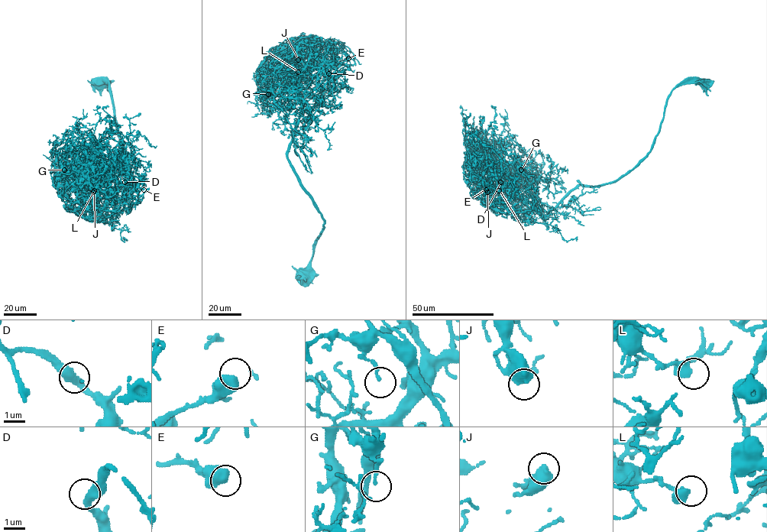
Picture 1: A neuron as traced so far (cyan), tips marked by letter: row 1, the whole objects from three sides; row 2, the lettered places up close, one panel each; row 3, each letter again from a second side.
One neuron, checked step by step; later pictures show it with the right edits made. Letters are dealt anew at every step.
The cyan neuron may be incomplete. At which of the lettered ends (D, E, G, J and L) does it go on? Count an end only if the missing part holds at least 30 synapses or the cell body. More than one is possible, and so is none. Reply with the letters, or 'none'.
J

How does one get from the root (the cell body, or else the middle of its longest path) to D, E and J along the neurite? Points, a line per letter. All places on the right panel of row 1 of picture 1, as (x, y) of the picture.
D: (703, 82), (672, 91), (652, 148), (610, 183), (545, 212), (508, 186), (493, 150), (500, 182)
E: (703, 82), (672, 91), (652, 148), (610, 183), (577, 185), (548, 212), (493, 170), (486, 189)
J: (703, 82), (672, 91), (652, 148), (613, 181), (577, 185), (548, 212), (522, 200), (493, 170), (487, 192)

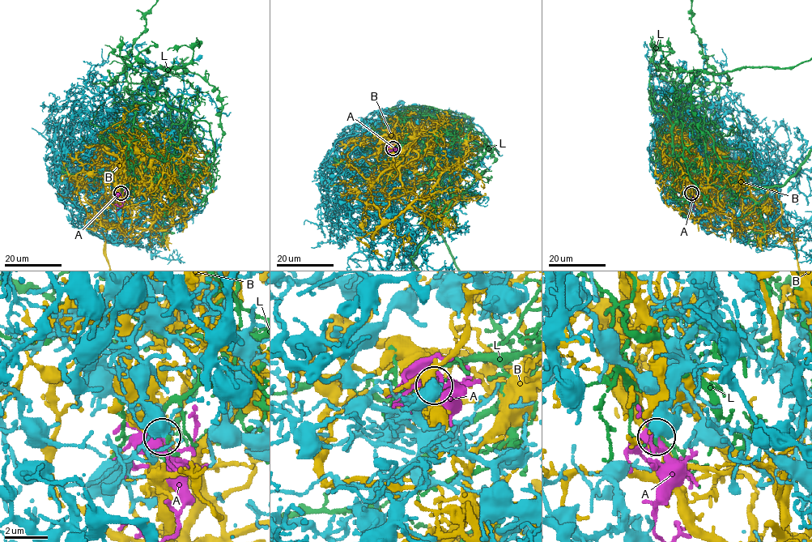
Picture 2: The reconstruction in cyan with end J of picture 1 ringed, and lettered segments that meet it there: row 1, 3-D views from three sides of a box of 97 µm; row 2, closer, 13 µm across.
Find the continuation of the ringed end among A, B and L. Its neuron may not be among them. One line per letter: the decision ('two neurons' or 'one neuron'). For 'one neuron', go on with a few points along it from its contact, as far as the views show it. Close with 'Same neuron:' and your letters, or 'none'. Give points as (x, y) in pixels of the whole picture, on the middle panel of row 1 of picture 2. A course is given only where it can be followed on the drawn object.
A: one neuron
B: two neurons
L: two neurons
Same neuron: A

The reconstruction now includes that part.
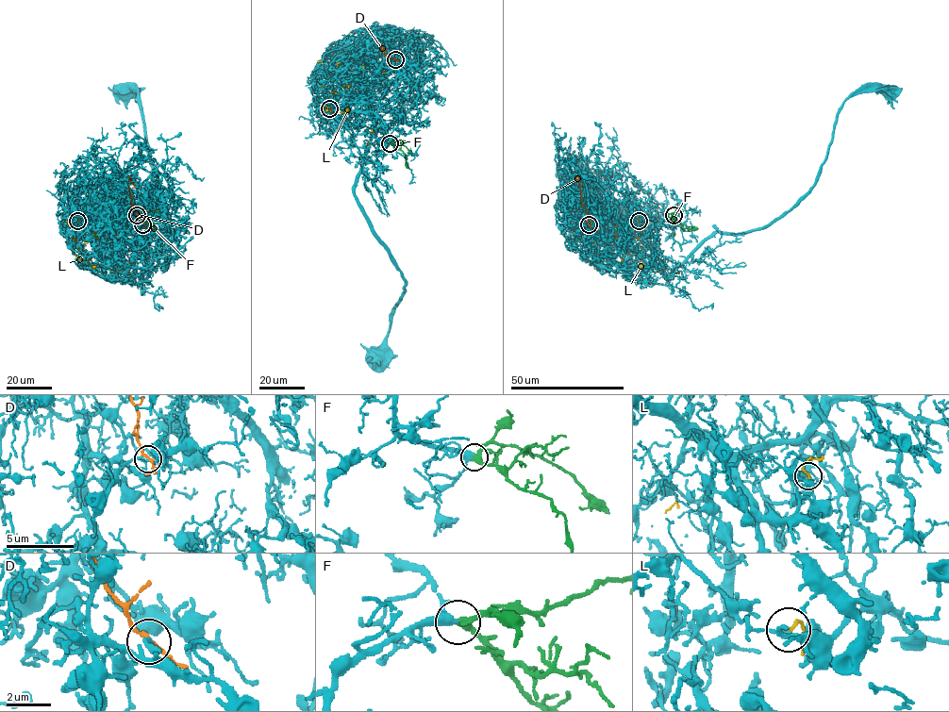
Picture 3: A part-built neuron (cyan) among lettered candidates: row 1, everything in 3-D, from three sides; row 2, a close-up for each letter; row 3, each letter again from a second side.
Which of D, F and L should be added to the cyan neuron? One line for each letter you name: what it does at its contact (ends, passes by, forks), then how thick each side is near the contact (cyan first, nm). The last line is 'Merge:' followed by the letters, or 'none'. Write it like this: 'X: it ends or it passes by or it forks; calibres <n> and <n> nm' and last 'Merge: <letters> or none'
F: it forks; calibres 360 and 260 nm
Merge: F

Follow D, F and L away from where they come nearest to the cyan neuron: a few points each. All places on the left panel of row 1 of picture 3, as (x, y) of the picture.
D: (142, 224), (132, 208), (129, 181), (133, 183), (132, 188)
F: (137, 215), (154, 229), (157, 228)
L: (77, 221), (74, 239), (79, 251), (88, 259), (83, 249), (96, 239), (95, 235), (85, 243), (110, 268)

